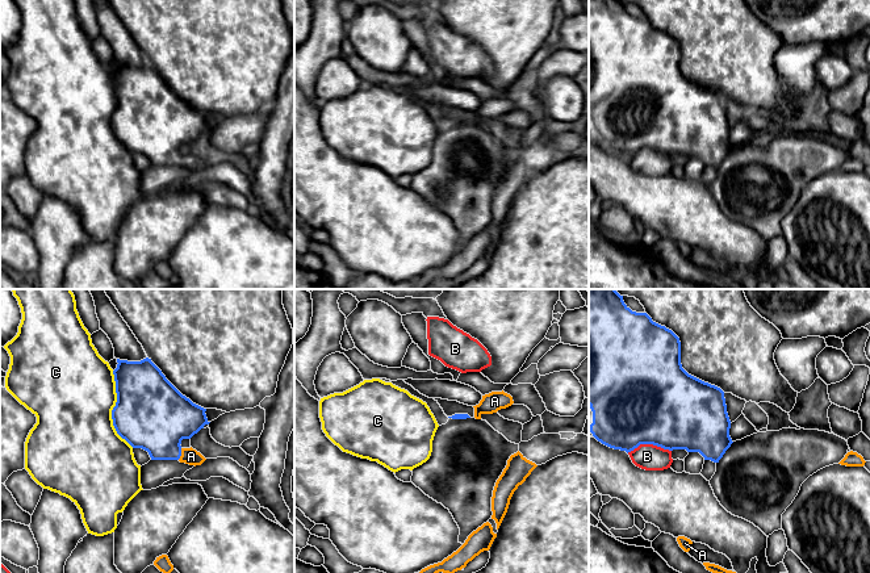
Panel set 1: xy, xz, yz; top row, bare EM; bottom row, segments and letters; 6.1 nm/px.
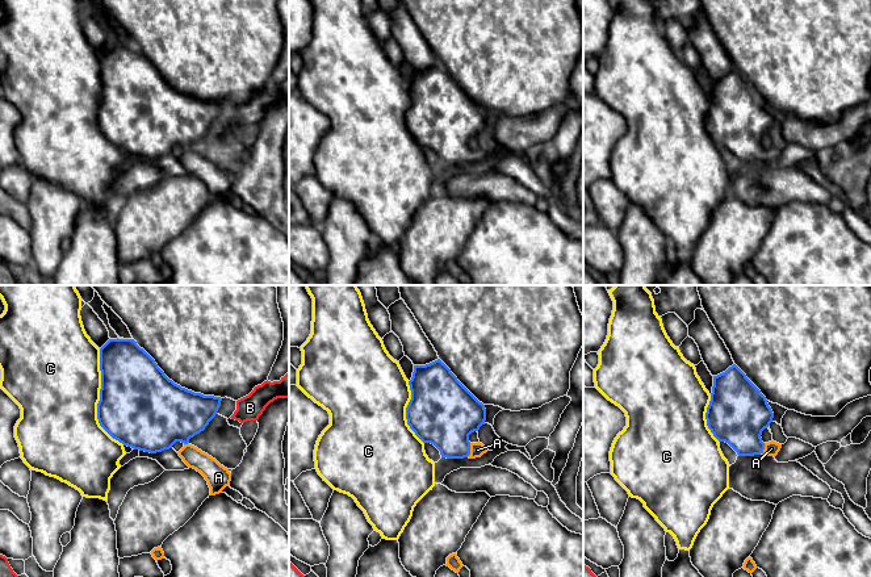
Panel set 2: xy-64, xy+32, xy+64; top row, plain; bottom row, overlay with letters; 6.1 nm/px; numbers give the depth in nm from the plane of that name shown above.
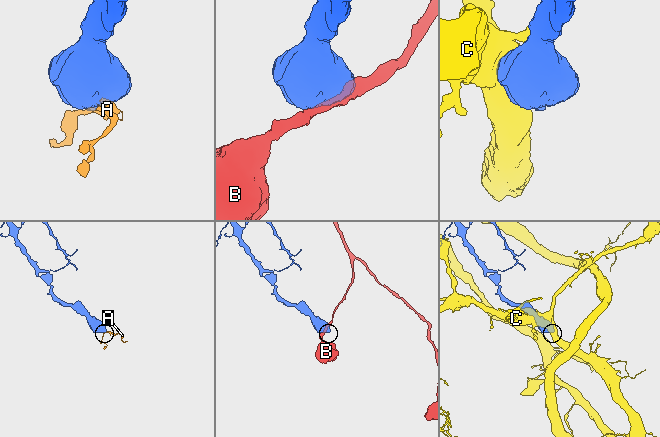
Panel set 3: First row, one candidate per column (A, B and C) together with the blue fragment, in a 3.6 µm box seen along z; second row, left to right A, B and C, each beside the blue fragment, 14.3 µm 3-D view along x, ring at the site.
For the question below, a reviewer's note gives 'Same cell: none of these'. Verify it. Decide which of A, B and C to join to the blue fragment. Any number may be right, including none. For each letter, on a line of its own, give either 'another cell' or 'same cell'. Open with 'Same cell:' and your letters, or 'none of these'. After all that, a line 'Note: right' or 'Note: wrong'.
Same cell: A
A: same cell
B: another cell
C: another cell
Note: wrong

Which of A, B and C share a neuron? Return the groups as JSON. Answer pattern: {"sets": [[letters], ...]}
{"sets": [["A"], ["B"], ["C"]]}

